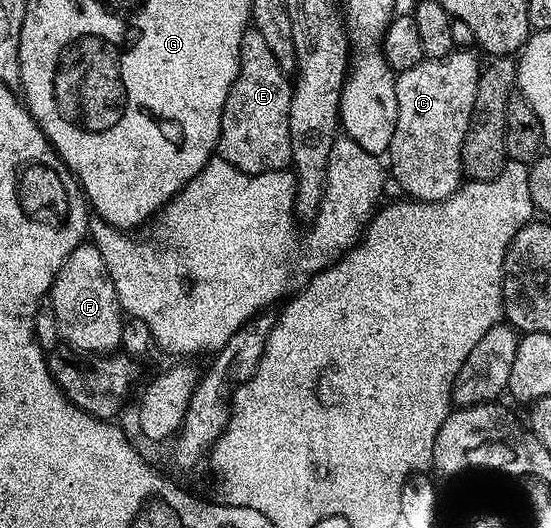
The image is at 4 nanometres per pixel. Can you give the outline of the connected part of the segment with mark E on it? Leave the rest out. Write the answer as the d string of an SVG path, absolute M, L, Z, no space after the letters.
M256 29L246 31L241 42L241 64L239 73L231 85L231 93L227 93L227 101L223 105L221 133L217 142L216 154L231 165L235 165L248 175L258 175L268 171L284 171L293 162L291 157L291 97L293 83L290 76L281 68L271 53L271 45L263 41L263 36Z

